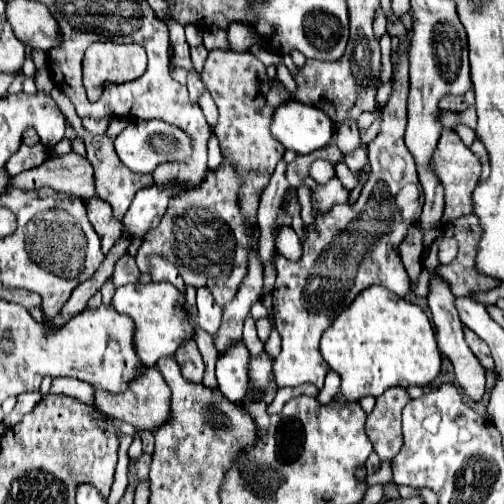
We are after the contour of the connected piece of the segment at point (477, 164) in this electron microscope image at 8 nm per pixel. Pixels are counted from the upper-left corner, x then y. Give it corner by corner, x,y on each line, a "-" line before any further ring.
442,129
442,135
440,135
432,161
434,161
434,171
440,177
444,191
446,191
446,209
444,209
442,221
444,223
454,221
460,215
472,213
472,189
478,185
478,177
480,177
480,169
482,169
482,161
478,159
478,155
474,155
472,149
462,143
462,139
458,137
458,133
454,129

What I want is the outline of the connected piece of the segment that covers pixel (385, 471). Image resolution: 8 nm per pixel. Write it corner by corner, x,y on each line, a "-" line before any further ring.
390,461
382,463
382,467
378,469
378,473
368,475
368,485
374,485
374,483
390,483
390,481
392,481
392,467
390,467

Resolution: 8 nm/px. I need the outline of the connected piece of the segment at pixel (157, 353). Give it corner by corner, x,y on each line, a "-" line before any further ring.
140,283
118,287
112,299
112,307
122,315
132,317
136,325
136,355
148,367
156,365
156,361
164,355
174,355
182,339
194,337
194,329
190,327
188,313
184,309
184,297
170,283

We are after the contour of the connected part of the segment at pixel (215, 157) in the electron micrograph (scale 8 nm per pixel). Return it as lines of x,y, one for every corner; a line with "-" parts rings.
212,133
212,139
208,139
208,167
216,169
222,161
222,153
220,153
220,145
216,141
216,135

